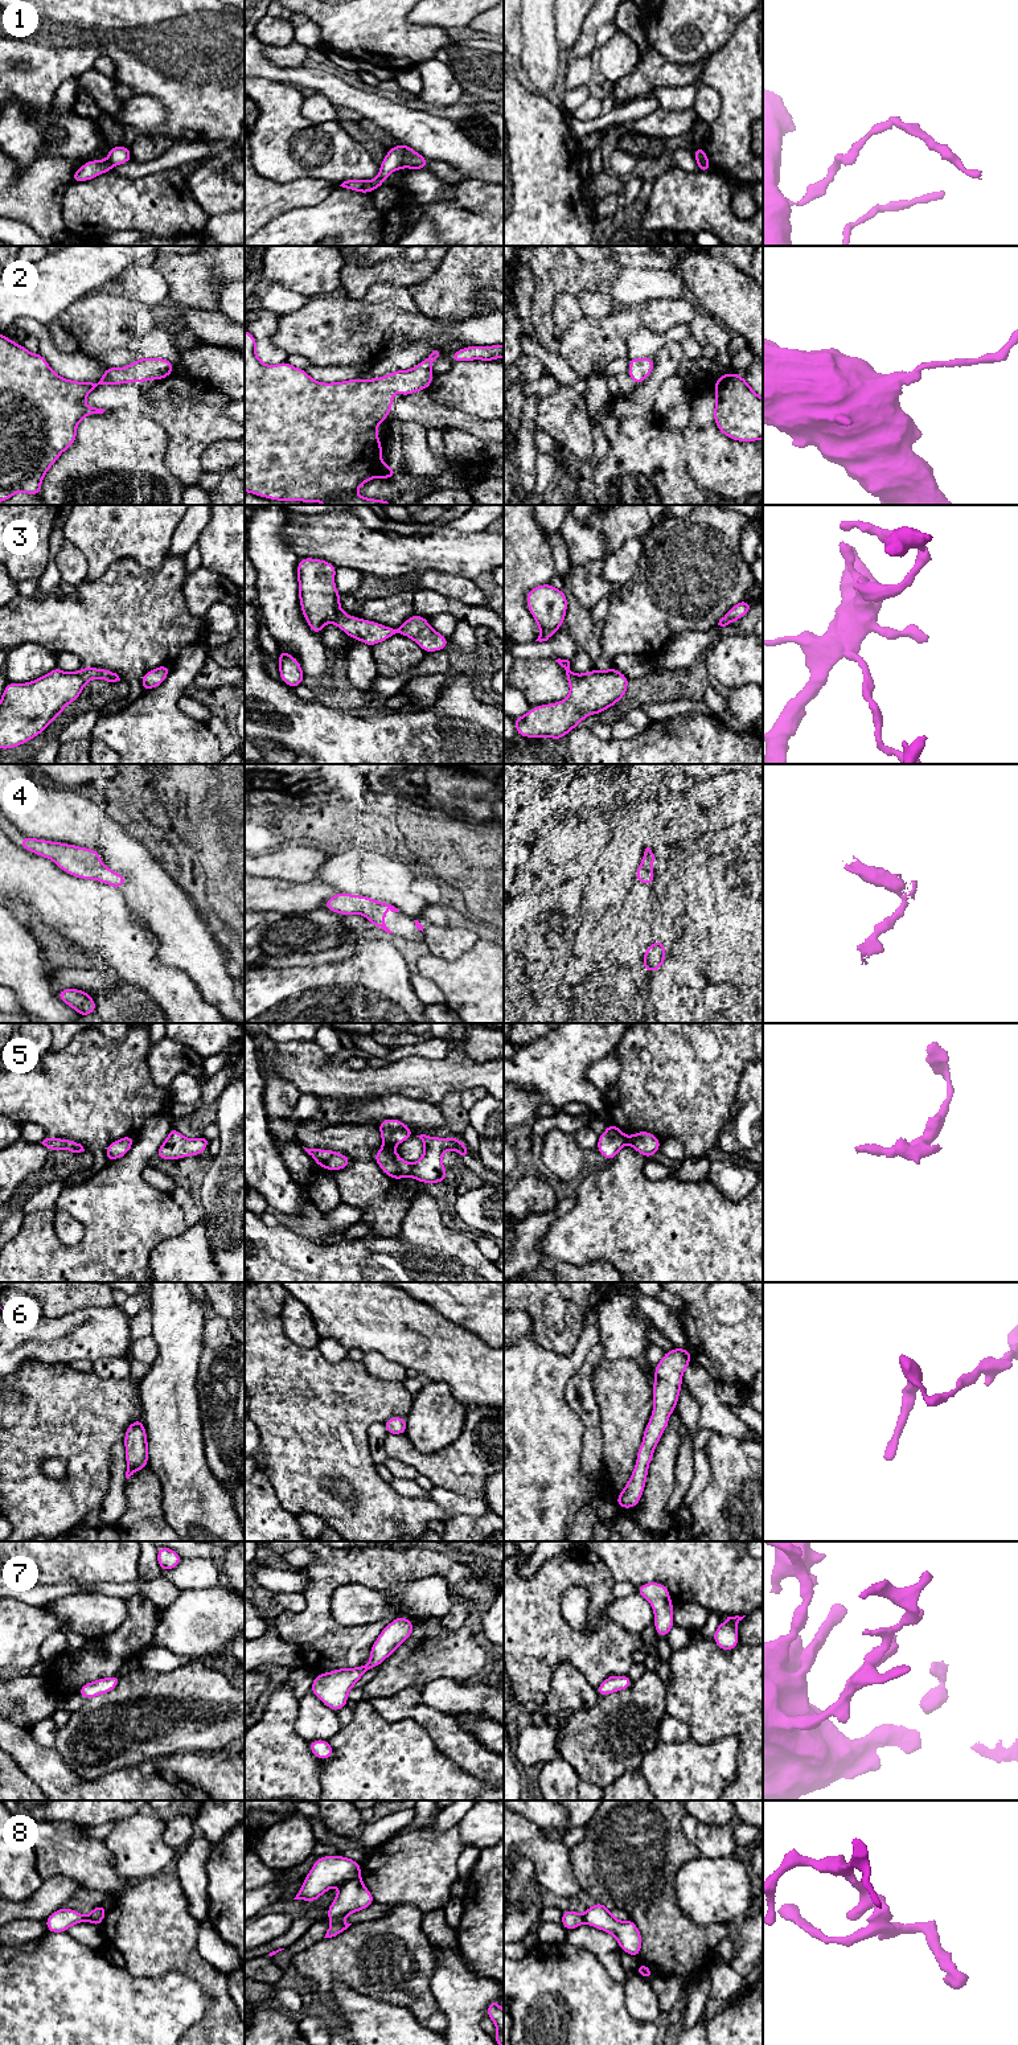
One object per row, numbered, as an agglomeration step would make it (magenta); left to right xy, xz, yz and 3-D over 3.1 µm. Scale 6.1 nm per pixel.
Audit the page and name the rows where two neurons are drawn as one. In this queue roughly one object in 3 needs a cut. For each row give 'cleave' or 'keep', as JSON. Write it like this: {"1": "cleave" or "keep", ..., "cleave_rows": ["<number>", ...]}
{"1": "cleave", "2": "keep", "3": "keep", "4": "keep", "5": "cleave", "6": "keep", "7": "keep", "8": "cleave", "cleave_rows": ["1", "5", "8"]}

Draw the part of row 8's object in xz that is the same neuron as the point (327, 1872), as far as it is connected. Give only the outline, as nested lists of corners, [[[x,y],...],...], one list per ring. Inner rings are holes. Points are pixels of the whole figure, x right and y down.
[[[345,1856],[317,1859],[294,1900],[319,1901],[328,1889],[361,1876],[361,1864]]]

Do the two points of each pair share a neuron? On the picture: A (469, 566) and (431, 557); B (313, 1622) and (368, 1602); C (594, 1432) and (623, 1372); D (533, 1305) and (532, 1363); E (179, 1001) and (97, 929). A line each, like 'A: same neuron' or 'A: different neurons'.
A: same neuron
B: different neurons
C: different neurons
D: different neurons
E: same neuron

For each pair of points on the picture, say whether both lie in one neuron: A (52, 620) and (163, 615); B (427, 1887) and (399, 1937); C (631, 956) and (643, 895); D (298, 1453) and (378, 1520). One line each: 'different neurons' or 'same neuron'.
A: same neuron
B: different neurons
C: same neuron
D: same neuron

